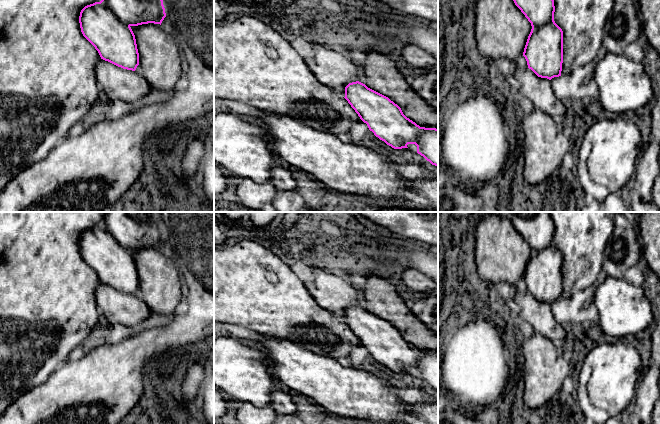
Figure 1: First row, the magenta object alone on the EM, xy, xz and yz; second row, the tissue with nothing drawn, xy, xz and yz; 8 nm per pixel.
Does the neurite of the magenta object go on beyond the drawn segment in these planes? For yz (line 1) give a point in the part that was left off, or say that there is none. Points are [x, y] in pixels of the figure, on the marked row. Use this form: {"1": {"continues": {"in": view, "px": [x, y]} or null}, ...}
{"1": {"continues": null}}

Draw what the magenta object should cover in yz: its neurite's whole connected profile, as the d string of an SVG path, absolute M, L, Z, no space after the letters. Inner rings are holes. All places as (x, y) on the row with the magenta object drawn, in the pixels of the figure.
M554 0L513 1L532 26L523 52L528 68L538 77L549 80L561 76L563 63L563 31L554 21Z

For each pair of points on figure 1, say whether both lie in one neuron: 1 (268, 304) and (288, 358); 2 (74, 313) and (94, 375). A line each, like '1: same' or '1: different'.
1: different
2: different

